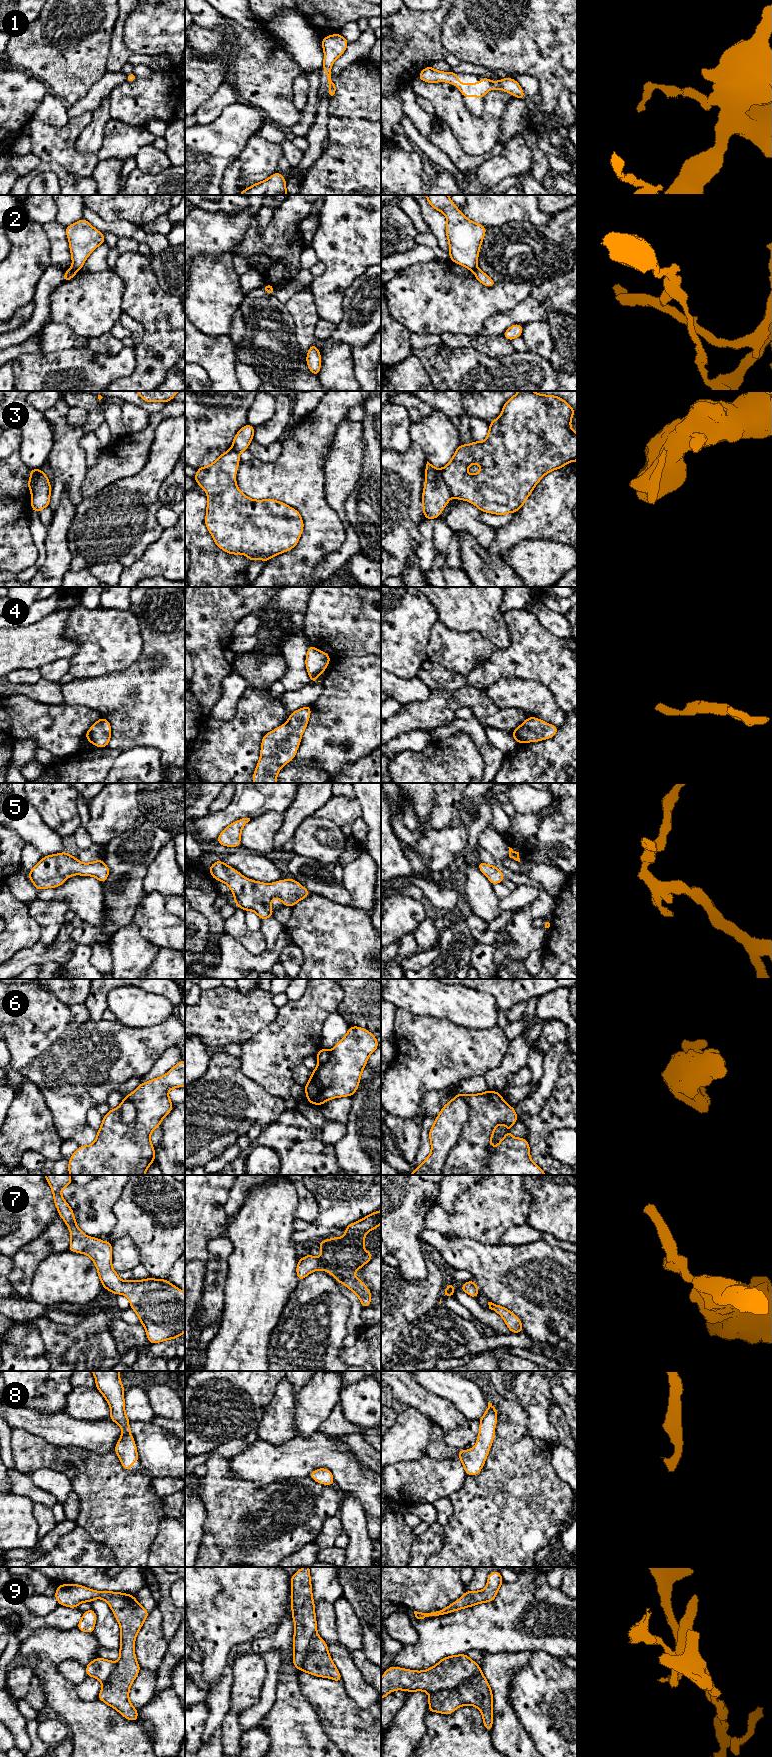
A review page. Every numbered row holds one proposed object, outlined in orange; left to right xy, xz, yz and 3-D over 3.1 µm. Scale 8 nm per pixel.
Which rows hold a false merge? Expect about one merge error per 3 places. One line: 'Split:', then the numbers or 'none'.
Split: 2, 3, 6, 9

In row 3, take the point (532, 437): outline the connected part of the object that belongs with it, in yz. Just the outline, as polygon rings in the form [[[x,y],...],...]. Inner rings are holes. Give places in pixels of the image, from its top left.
[[[518,391],[503,405],[501,415],[489,424],[485,441],[473,440],[471,444],[459,444],[449,463],[441,469],[442,479],[451,496],[472,503],[485,513],[504,515],[520,510],[535,486],[547,473],[577,461],[577,433],[571,429],[571,419],[575,412],[558,396]],[[472,464],[481,466],[479,473],[466,473],[466,469]]]

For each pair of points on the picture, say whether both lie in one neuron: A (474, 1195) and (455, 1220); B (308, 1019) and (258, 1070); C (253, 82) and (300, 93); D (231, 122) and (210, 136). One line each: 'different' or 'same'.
A: same
B: same
C: different
D: same

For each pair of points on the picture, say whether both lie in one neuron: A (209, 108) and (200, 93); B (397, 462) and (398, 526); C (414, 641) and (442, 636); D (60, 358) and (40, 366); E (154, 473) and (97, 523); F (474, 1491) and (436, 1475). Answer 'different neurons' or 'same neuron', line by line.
A: different neurons
B: same neuron
C: different neurons
D: same neuron
E: same neuron
F: different neurons

